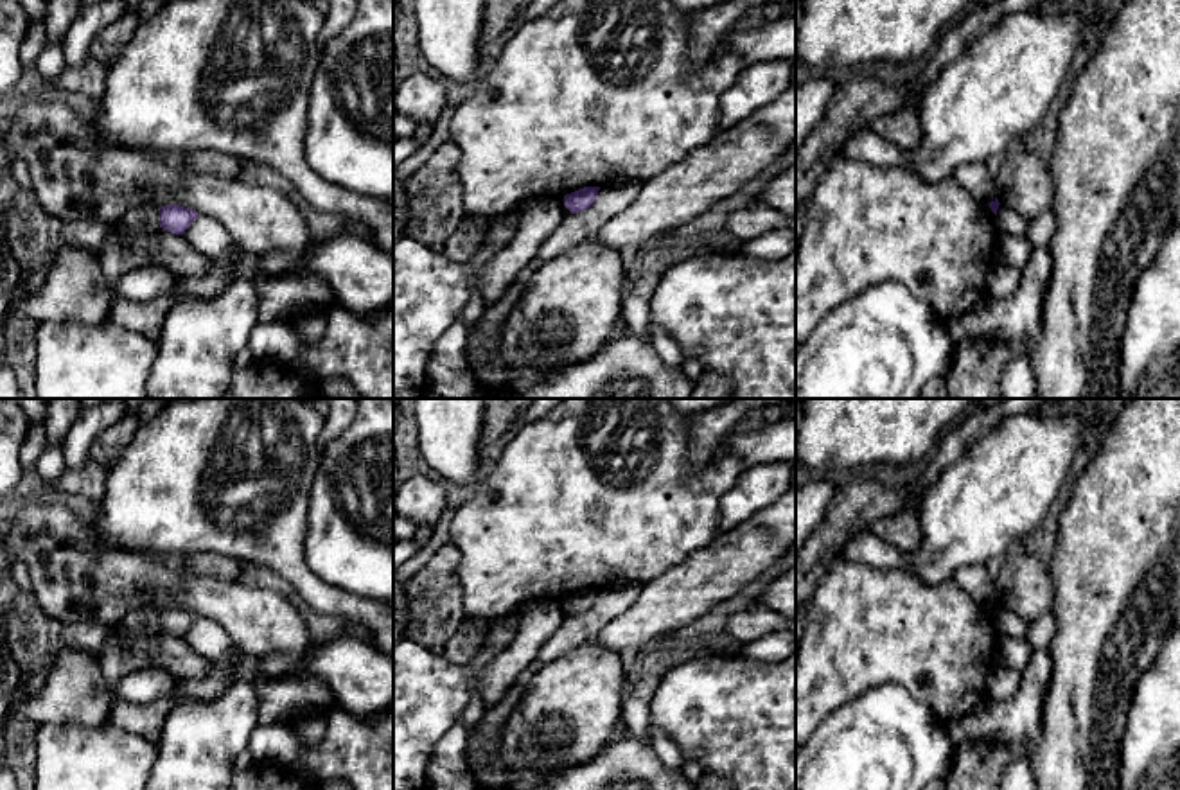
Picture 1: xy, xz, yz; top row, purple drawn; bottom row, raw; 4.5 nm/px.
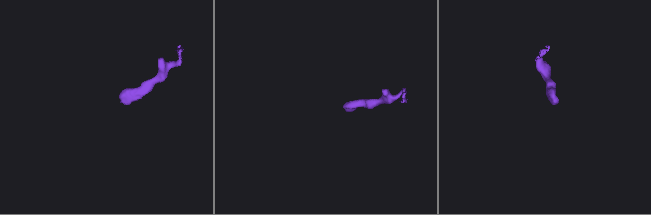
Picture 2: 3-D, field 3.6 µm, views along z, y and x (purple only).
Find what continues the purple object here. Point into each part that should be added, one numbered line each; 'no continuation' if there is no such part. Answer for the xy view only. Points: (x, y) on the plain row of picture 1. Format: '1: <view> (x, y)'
1: xy (146, 622)

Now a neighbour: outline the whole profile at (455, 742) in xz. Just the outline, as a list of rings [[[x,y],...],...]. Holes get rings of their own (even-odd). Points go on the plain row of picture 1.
[[[456,718],[449,733],[436,743],[427,767],[427,790],[480,790],[467,761],[469,729]]]

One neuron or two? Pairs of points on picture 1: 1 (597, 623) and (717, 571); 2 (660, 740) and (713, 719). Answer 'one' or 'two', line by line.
1: two
2: two

